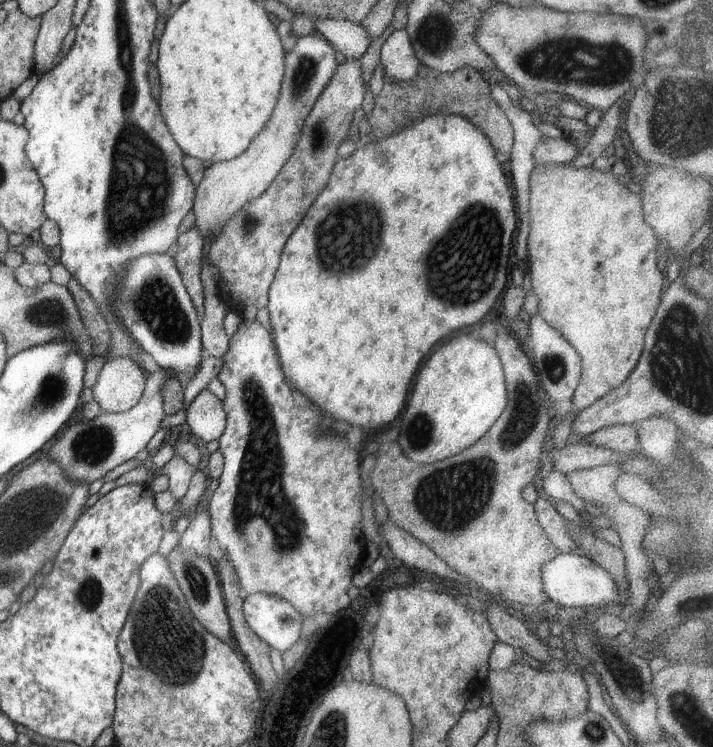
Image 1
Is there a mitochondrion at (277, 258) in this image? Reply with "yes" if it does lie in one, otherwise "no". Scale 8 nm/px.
no

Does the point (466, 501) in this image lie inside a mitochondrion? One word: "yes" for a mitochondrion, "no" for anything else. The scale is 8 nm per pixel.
yes

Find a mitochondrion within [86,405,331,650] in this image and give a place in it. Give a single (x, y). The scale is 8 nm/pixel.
(198, 584)

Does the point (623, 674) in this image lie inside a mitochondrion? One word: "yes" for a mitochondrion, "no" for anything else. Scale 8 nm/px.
no

